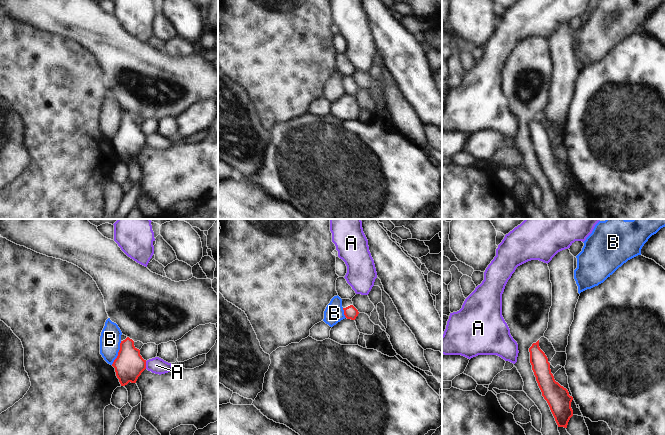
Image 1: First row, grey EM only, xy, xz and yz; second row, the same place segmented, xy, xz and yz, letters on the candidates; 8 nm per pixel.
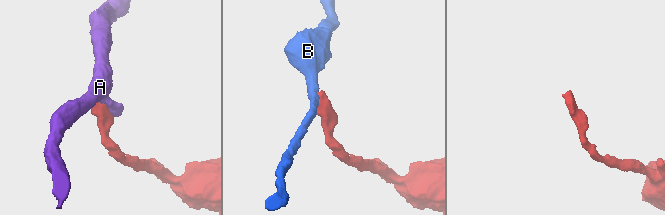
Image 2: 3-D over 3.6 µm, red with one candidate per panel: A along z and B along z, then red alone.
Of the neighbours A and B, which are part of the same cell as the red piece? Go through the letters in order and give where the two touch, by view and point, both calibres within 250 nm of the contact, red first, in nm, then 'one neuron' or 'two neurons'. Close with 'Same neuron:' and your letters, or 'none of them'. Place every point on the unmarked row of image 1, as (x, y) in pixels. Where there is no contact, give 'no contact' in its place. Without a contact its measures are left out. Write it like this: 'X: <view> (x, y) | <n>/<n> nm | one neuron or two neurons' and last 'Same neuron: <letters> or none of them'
A: xy (145, 141) | 240/130 nm | two neurons
B: xy (118, 129) | 240/170 nm | two neurons
Same neuron: none of them

